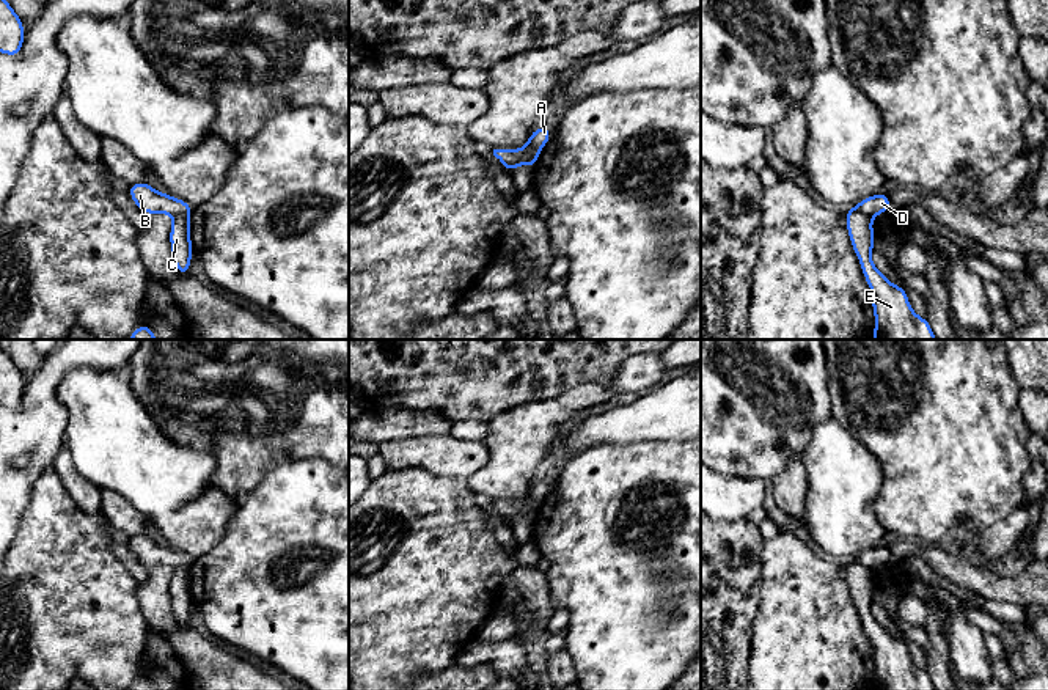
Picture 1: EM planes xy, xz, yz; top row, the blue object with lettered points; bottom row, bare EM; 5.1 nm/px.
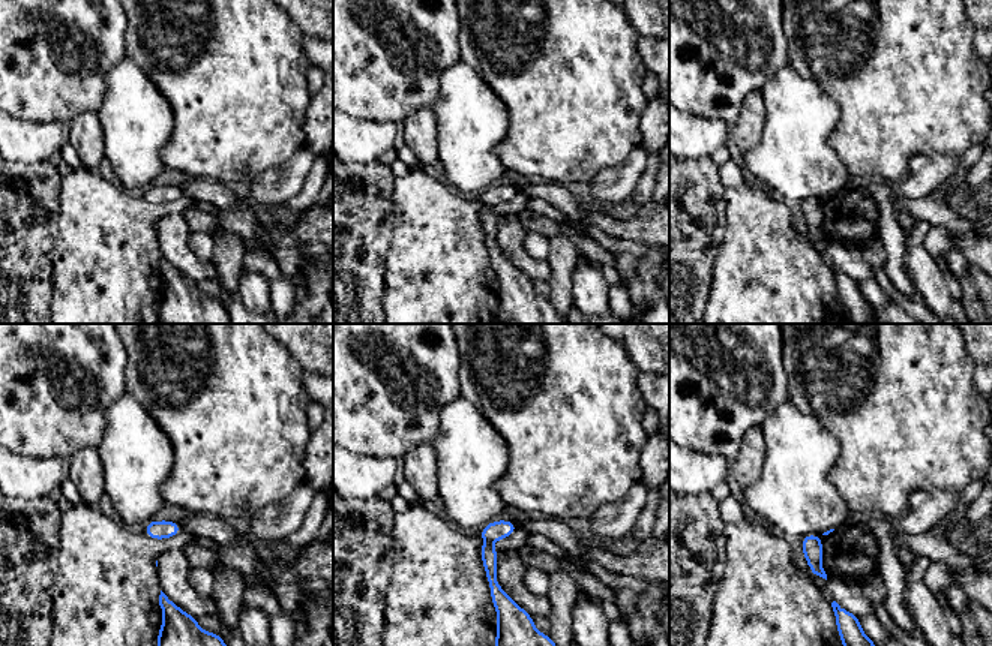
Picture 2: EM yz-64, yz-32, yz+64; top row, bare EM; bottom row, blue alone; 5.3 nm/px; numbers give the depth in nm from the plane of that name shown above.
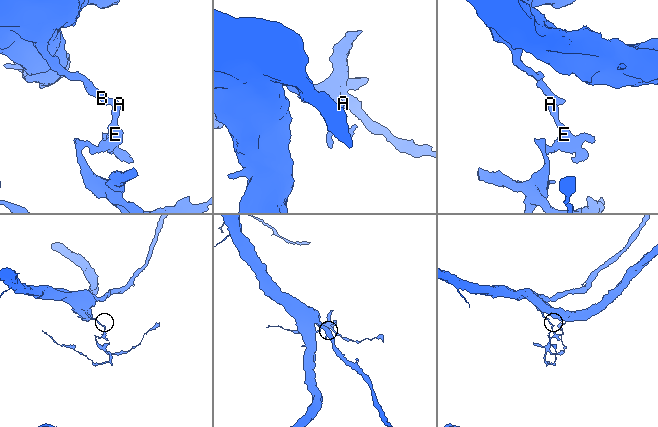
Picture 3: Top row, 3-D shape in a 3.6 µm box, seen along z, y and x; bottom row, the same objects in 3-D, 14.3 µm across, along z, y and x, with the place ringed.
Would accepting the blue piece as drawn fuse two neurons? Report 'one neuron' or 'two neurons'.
two neurons

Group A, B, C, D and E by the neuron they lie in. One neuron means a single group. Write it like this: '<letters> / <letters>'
A C E / B D

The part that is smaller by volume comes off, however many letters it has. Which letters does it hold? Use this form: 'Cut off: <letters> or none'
Cut off: A, C, E

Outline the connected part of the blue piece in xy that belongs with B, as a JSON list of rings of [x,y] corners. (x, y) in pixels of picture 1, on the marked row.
[[[148,182],[129,184],[129,196],[135,201],[141,214],[189,214],[193,206],[187,201],[160,193]]]

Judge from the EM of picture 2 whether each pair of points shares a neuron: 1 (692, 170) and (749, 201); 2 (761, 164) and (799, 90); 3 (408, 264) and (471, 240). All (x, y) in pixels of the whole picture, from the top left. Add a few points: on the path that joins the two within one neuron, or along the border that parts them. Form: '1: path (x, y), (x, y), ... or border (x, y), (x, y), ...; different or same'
1: border (727, 189), (725, 225); different
2: path (779, 146), (799, 126), (799, 108); same
3: path (423, 264), (432, 264), (456, 242); same

